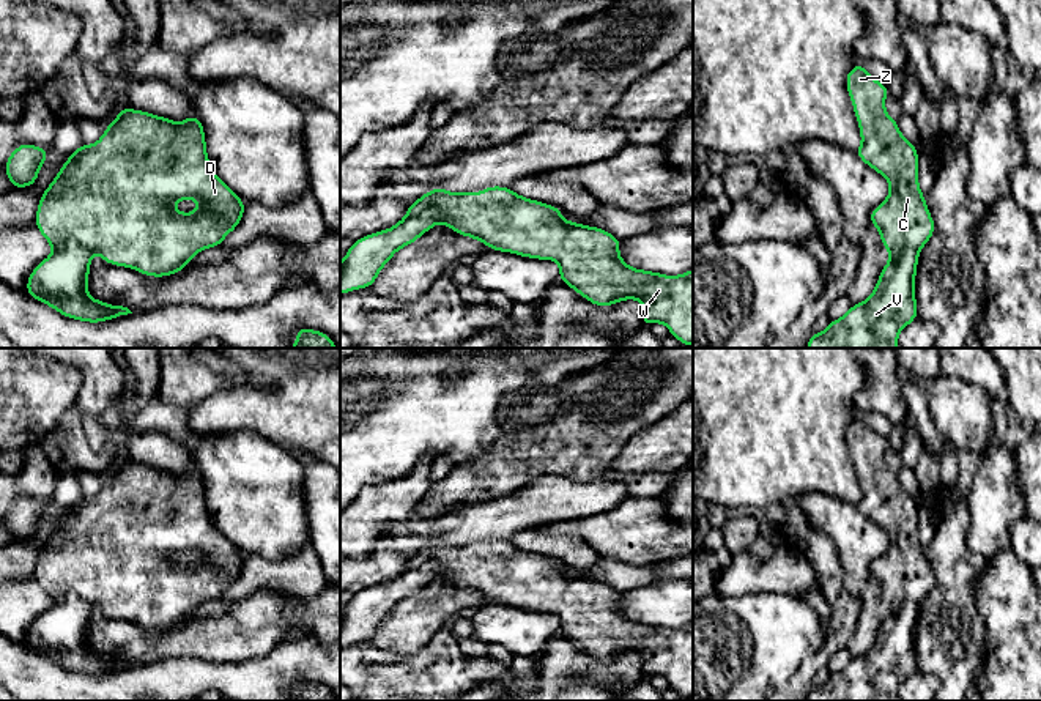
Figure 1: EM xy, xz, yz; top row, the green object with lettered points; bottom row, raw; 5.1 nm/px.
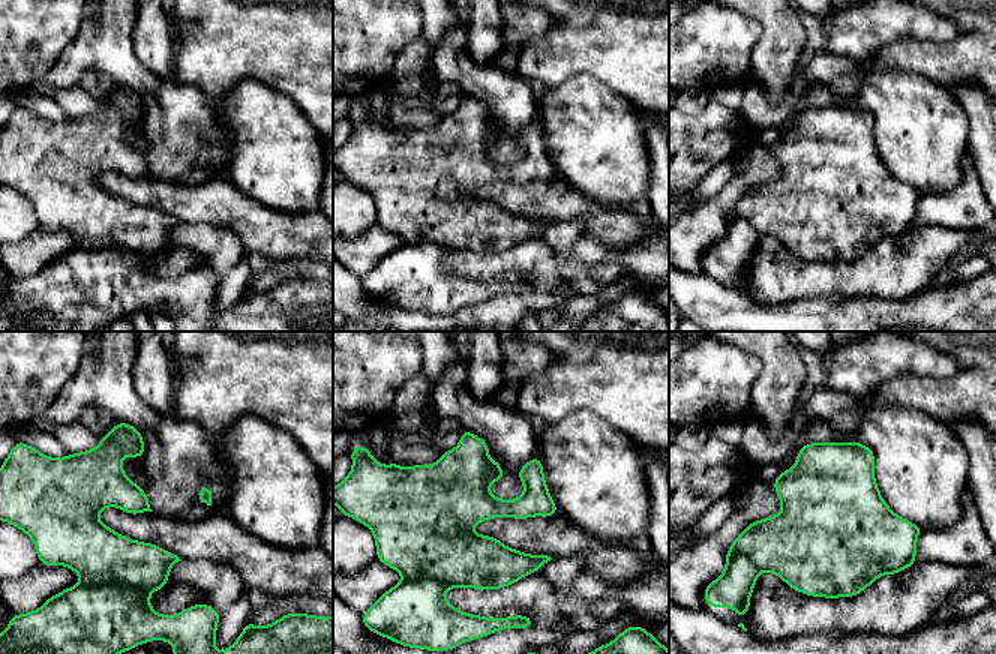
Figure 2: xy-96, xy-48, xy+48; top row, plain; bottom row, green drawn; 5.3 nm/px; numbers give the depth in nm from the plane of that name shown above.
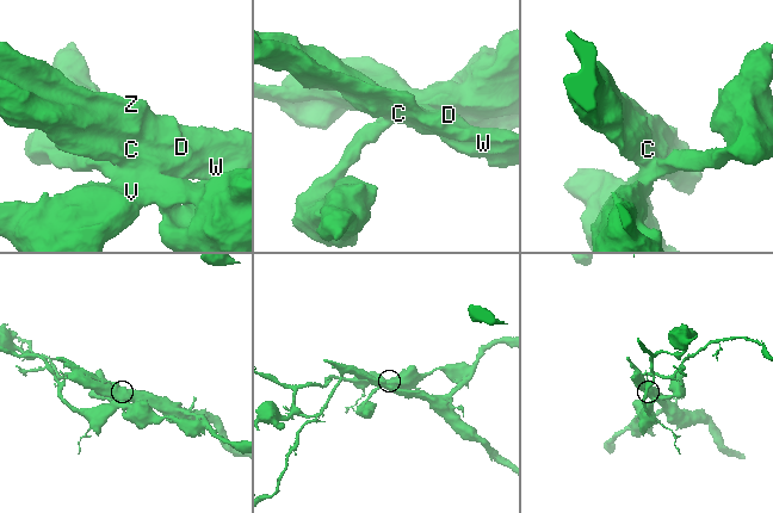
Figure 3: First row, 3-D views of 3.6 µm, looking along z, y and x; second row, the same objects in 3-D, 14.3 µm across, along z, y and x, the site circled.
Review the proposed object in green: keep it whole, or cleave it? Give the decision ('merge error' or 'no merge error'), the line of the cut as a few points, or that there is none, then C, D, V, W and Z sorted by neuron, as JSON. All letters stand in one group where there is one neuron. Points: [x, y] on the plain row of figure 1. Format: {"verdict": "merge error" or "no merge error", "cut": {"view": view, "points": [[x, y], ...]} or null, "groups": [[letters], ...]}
{"verdict": "merge error", "cut": {"view": "xz", "points": [[438, 564], [427, 560], [407, 569]]}, "groups": [["C", "D", "W", "Z"], ["V"]]}

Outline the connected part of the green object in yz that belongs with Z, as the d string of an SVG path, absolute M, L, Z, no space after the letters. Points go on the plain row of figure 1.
M857 416L846 428L846 440L858 473L861 498L857 509L890 537L890 547L877 558L869 569L871 578L880 586L880 595L890 610L902 606L909 600L921 602L928 597L935 583L924 547L918 537L918 503L899 484L898 474L885 463L885 451L890 447L885 436L876 433Z

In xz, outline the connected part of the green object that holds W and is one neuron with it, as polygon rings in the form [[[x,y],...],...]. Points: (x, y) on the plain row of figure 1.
[[[490,539],[482,545],[449,545],[433,540],[406,561],[417,567],[433,559],[436,577],[446,577],[452,584],[474,591],[488,602],[510,605],[537,613],[554,613],[559,632],[591,657],[609,660],[614,655],[636,652],[643,655],[643,676],[663,676],[680,696],[693,699],[693,622],[666,629],[628,619],[619,608],[621,592],[602,580],[569,575],[561,561],[518,548],[509,539]]]

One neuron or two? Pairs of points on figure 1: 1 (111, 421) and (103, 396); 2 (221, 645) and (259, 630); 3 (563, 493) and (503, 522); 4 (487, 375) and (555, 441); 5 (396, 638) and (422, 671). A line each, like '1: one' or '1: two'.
1: two
2: one
3: one
4: two
5: two

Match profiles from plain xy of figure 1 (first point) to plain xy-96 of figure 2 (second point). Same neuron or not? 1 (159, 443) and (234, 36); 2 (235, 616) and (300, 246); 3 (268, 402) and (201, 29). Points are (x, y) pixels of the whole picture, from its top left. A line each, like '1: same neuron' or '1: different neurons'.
1: different neurons
2: different neurons
3: same neuron

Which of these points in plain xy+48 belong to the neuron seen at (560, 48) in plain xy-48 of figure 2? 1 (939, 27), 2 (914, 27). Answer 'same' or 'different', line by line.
1: different
2: different

